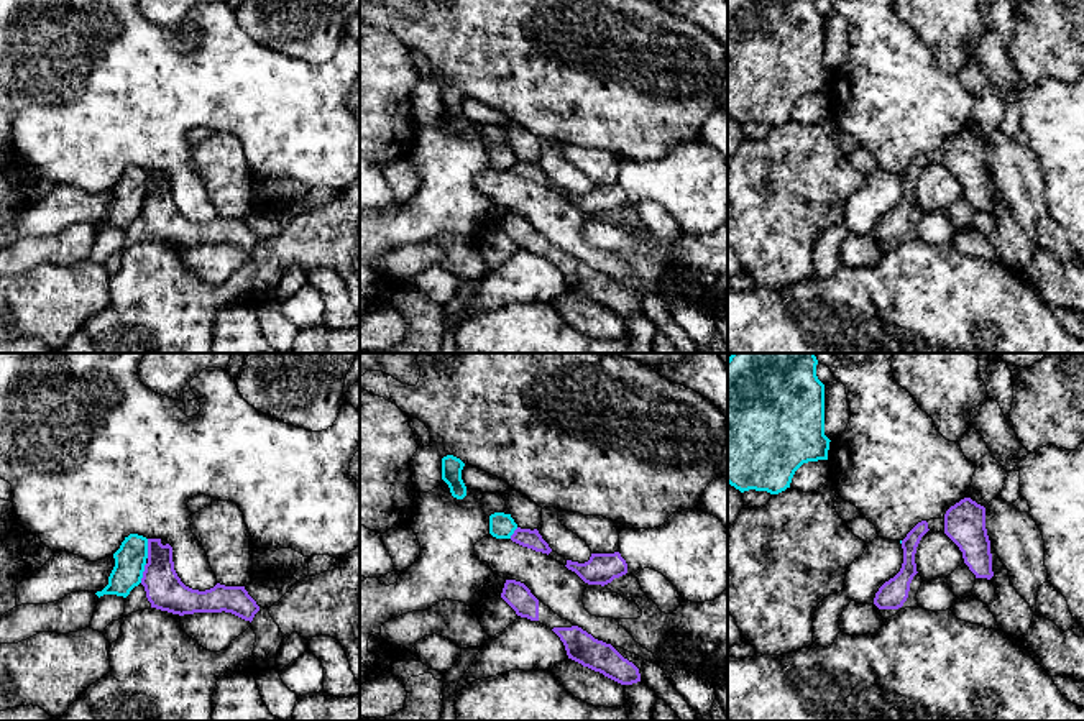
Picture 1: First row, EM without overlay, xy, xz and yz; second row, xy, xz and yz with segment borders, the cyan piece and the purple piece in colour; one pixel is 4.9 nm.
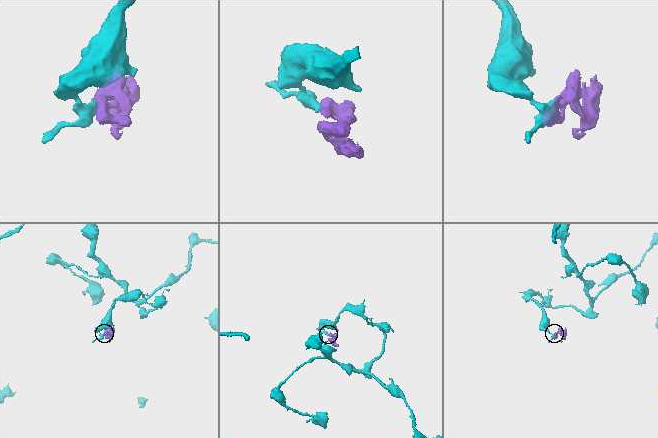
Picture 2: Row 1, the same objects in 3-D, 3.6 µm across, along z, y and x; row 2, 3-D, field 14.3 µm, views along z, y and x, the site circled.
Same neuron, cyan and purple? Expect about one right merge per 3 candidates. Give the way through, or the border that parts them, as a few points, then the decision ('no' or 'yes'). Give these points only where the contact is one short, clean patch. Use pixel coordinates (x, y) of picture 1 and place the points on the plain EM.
border xy (146, 171), (148, 189); no

